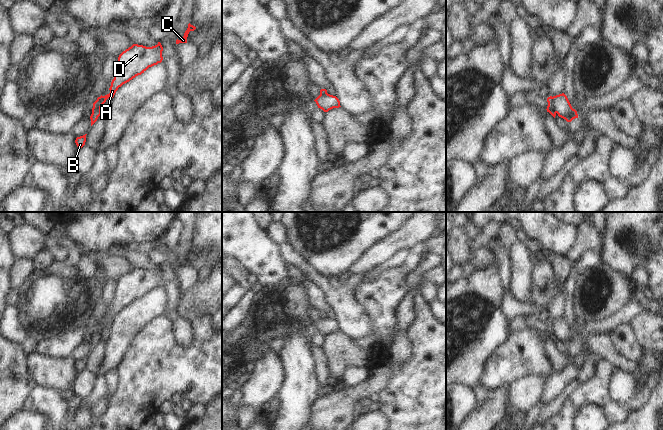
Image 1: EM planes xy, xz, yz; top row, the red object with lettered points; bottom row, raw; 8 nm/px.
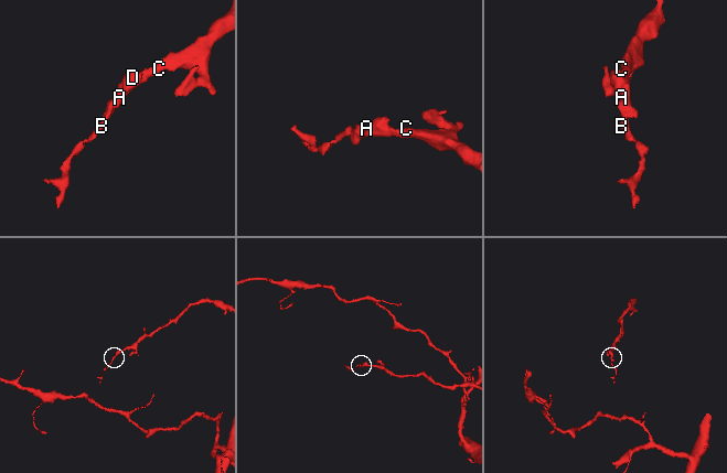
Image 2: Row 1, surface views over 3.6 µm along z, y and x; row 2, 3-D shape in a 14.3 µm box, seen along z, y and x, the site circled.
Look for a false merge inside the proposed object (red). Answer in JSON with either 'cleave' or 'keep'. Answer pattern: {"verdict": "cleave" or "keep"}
{"verdict": "cleave"}

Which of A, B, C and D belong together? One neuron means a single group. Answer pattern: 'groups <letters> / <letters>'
groups A C D / B

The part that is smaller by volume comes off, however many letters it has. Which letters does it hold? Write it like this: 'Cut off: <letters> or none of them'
Cut off: B

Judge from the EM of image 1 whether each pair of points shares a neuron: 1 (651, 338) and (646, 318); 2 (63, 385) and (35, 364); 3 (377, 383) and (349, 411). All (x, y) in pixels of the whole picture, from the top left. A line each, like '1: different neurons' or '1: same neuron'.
1: same neuron
2: same neuron
3: same neuron

